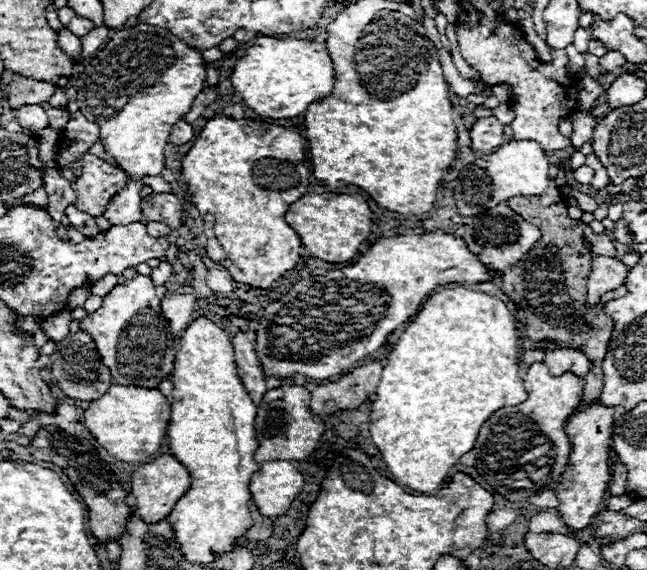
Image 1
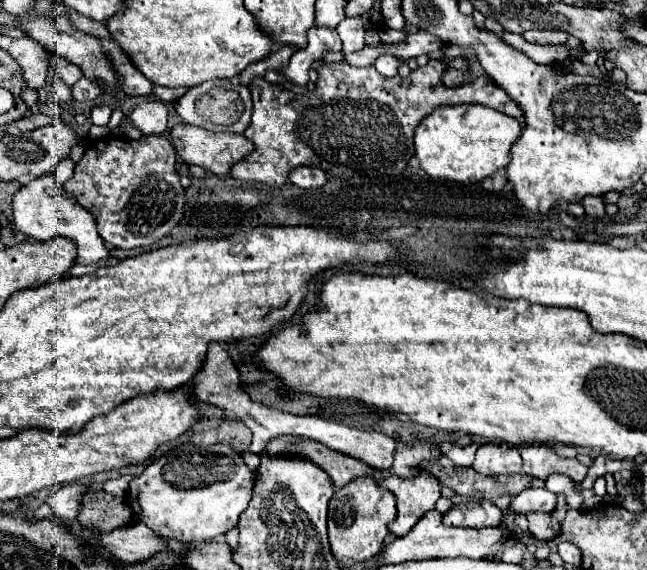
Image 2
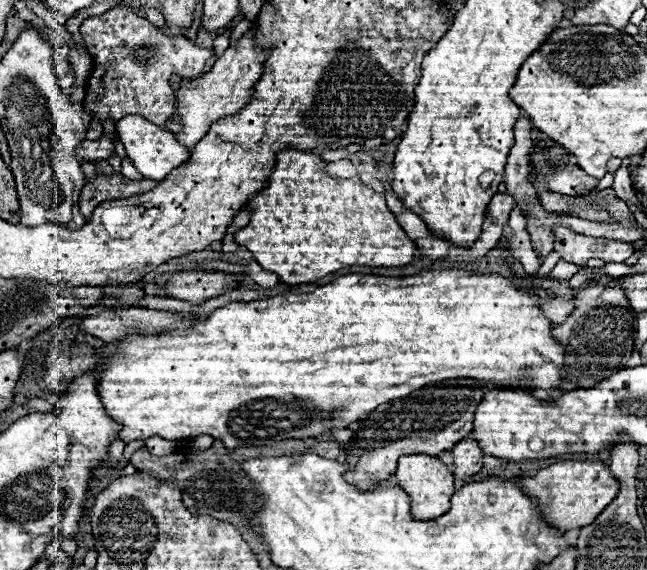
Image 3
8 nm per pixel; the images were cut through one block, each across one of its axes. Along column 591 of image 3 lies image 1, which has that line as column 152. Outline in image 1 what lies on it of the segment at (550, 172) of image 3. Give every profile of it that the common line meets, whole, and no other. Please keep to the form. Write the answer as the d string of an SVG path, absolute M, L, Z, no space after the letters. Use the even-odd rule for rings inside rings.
M146 176L144 186L150 186L152 192L172 192L172 184L168 184L162 176Z

